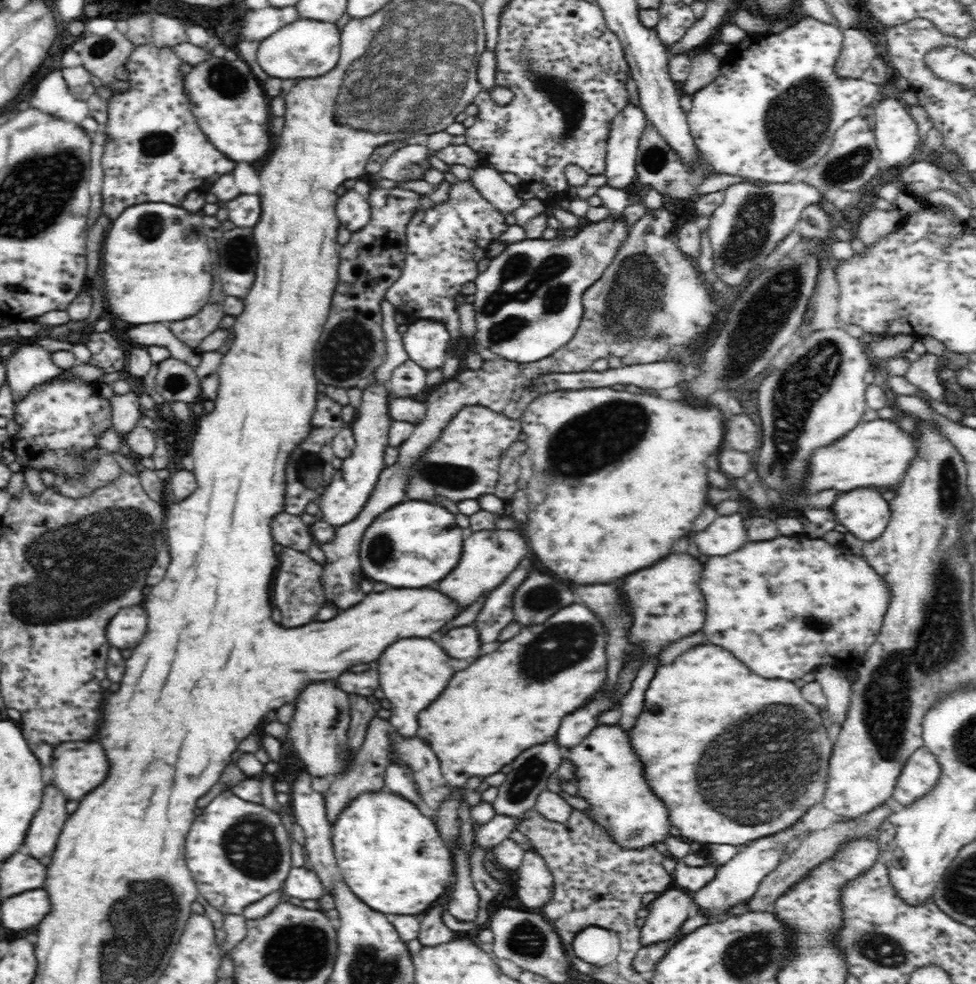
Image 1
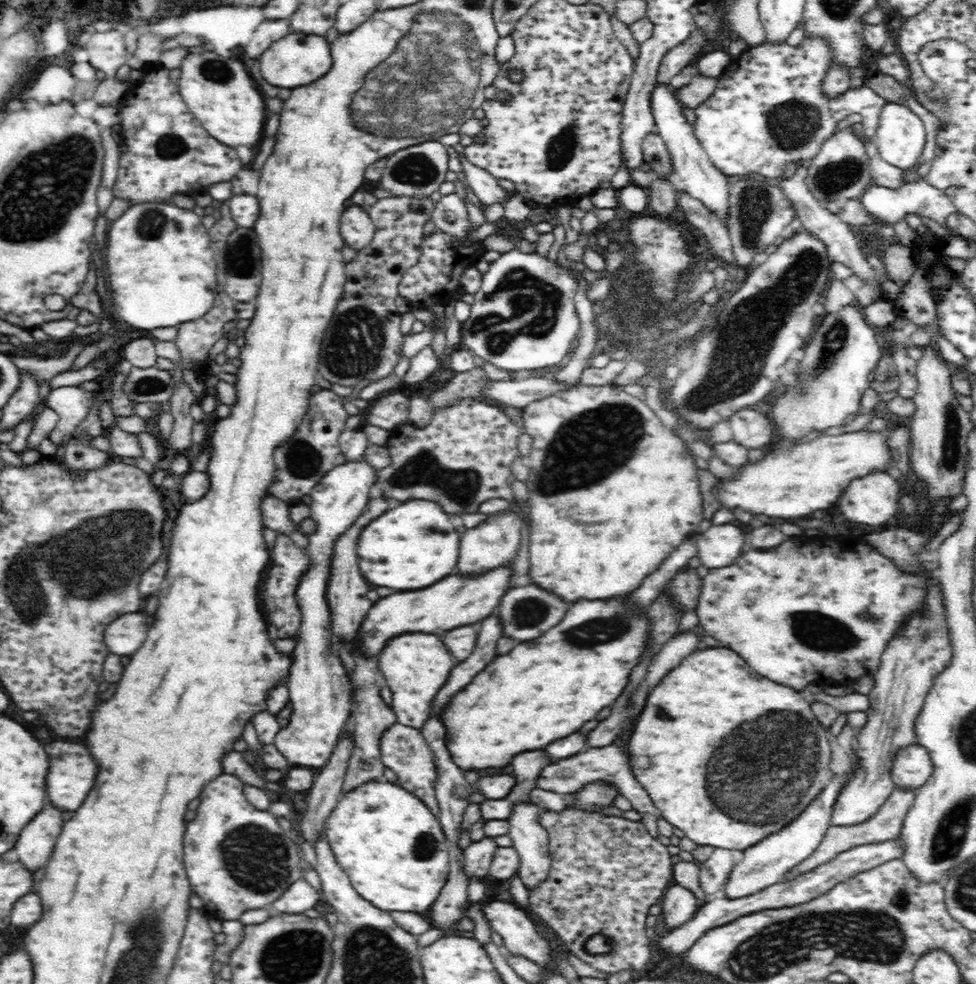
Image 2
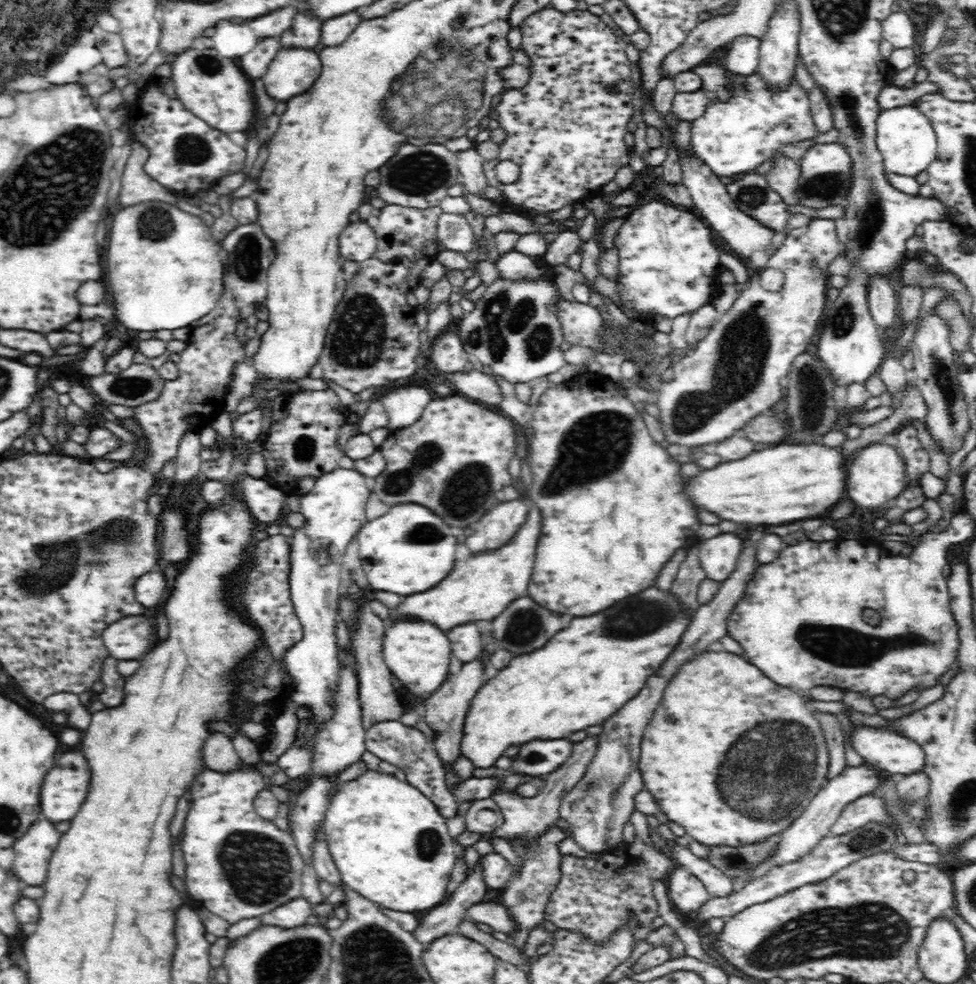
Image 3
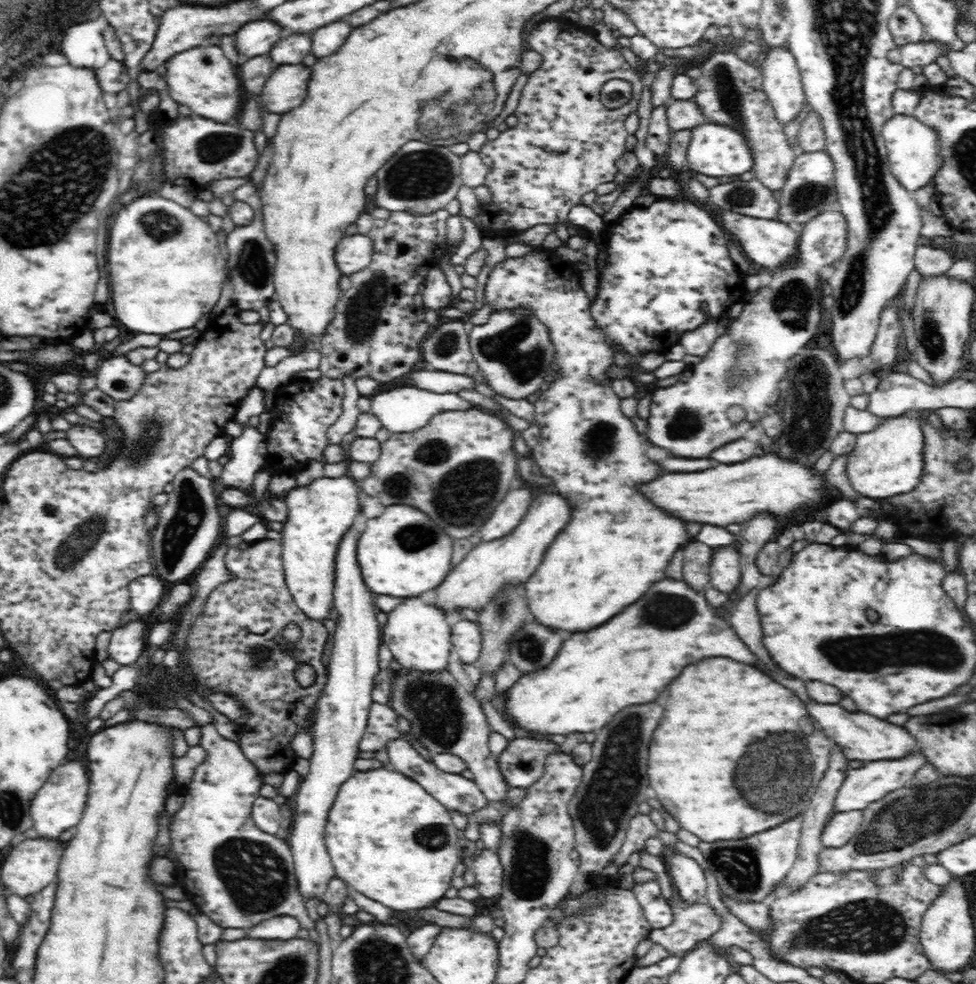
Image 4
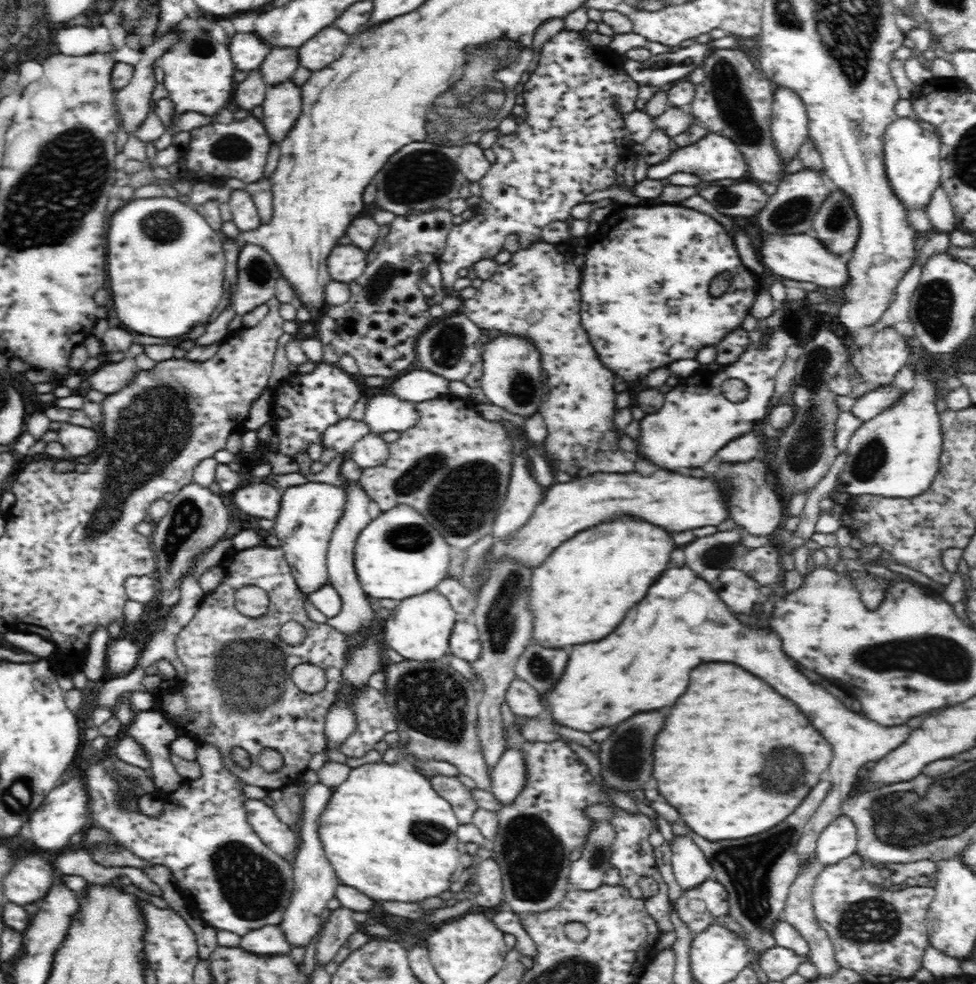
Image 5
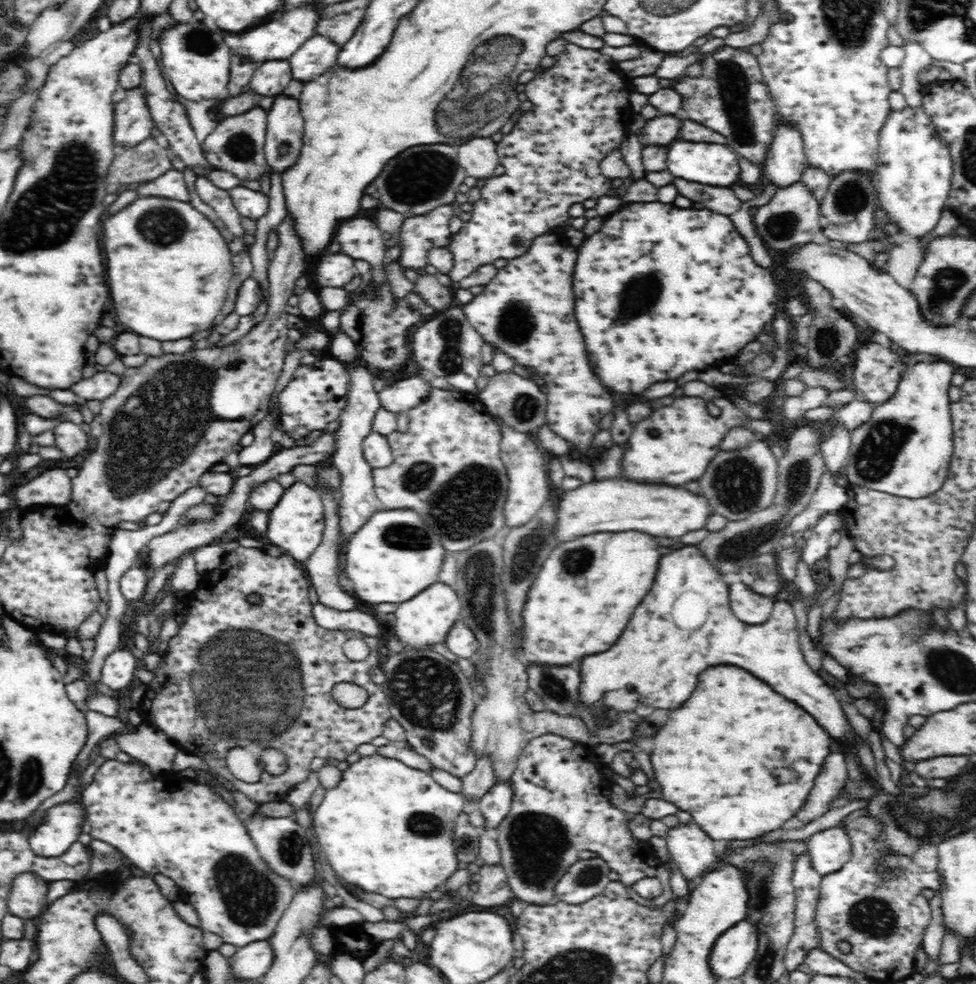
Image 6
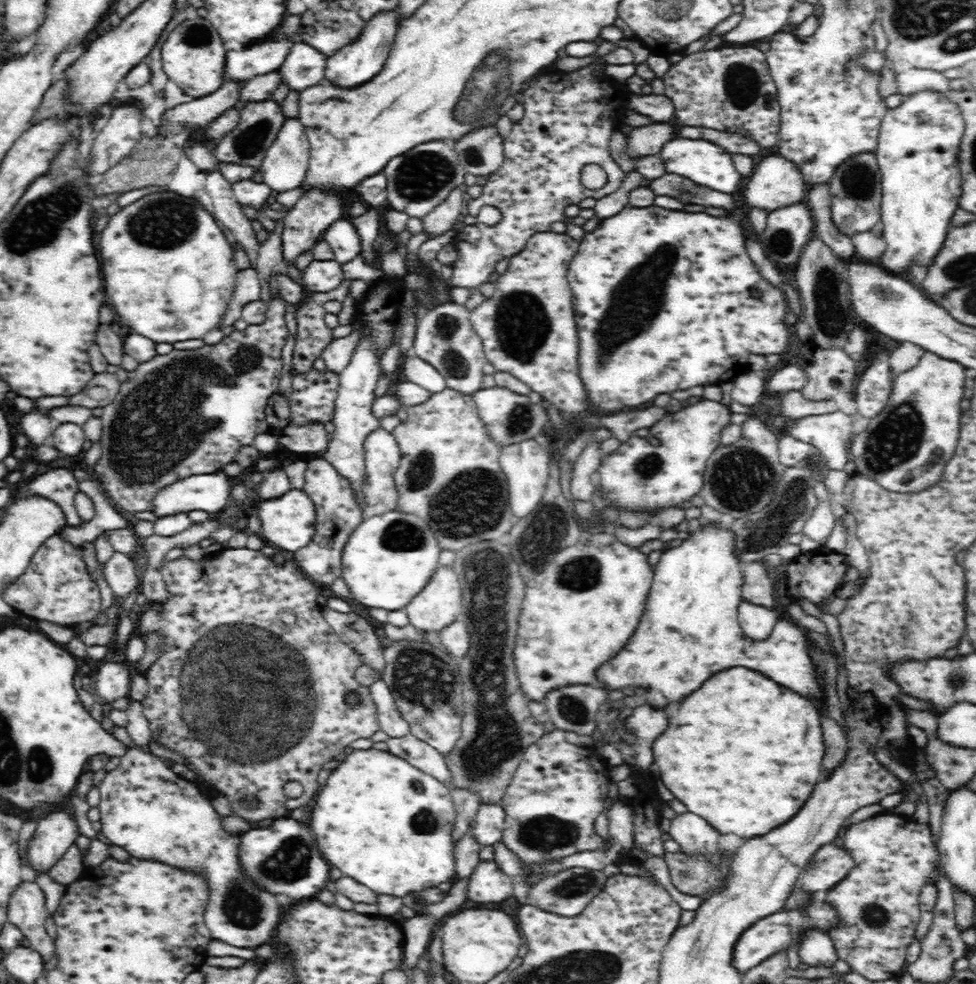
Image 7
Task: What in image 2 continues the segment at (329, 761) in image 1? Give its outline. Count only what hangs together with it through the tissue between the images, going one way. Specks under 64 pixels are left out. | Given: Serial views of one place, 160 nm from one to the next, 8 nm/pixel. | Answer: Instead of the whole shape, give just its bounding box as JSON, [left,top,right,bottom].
[273,457,377,768]

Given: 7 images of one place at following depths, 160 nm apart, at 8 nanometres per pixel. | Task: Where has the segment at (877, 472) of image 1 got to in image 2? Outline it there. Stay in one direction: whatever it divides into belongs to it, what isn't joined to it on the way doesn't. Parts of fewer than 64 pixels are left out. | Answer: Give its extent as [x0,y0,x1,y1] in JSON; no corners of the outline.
[718,428,893,518]

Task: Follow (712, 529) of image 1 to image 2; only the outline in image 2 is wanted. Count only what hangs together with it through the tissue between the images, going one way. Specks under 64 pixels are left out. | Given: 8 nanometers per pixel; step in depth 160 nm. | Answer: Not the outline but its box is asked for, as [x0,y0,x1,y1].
[696,524,744,569]

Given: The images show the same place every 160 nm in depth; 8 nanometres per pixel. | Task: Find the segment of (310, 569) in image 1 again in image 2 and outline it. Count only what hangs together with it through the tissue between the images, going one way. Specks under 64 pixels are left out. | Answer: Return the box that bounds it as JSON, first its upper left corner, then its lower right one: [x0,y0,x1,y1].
[262,534,310,638]

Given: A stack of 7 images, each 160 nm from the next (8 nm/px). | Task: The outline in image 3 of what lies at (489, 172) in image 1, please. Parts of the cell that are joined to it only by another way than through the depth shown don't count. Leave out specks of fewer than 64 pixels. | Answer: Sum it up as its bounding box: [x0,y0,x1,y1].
[456,149,489,197]

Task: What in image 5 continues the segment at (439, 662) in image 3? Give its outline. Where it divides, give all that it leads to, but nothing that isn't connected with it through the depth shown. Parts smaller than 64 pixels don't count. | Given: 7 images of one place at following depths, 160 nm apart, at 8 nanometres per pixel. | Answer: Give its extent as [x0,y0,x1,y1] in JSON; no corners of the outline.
[384,590,459,661]

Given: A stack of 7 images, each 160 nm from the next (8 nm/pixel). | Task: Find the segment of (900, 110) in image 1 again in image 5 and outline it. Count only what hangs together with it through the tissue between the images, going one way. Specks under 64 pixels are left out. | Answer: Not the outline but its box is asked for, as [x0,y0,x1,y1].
[883,117,941,208]

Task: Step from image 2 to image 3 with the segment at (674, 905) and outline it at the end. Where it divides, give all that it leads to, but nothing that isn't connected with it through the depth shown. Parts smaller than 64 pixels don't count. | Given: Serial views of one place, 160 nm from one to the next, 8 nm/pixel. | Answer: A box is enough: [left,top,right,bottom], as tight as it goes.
[667,866,710,913]

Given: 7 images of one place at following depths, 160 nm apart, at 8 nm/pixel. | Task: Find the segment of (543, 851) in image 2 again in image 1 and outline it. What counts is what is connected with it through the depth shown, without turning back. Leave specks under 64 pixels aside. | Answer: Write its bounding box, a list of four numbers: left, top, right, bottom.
[517,851,553,910]

